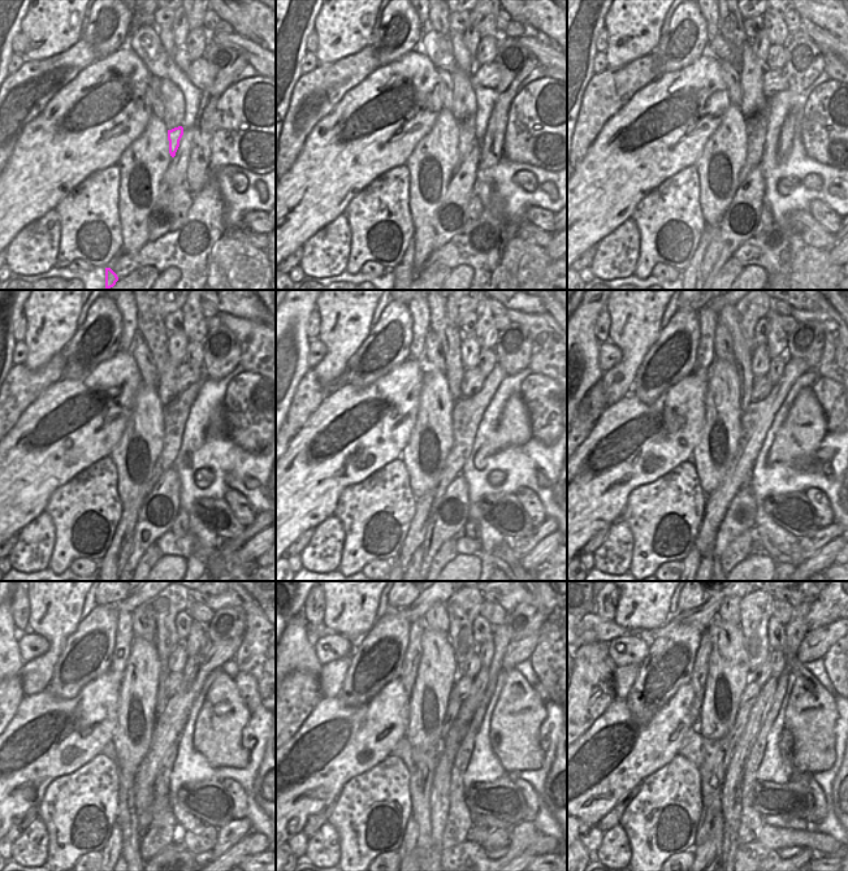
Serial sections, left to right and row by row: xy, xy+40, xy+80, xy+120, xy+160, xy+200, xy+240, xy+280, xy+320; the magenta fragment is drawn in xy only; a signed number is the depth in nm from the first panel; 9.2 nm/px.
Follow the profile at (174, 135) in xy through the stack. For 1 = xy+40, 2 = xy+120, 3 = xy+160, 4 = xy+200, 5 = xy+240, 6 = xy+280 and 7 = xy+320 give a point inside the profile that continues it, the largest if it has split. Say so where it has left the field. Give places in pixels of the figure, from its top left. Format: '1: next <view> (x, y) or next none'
1: next xy+40 (467, 130)
2: next xy+120 (176, 412)
3: next xy+160 (466, 417)
4: next xy+200 (757, 419)
5: next xy+240 (169, 724)
6: next xy+280 (516, 651)
7: next xy+320 (816, 644)

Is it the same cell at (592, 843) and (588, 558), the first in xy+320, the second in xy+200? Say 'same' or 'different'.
same

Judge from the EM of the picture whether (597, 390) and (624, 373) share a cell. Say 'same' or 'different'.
different

